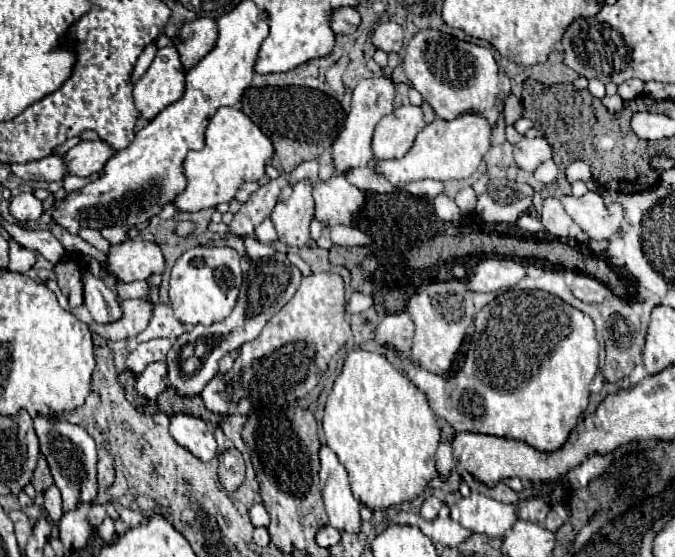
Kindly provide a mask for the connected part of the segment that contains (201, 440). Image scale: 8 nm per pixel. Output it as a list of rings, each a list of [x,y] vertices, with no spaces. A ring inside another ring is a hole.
[[[173,414],[169,432],[177,444],[187,448],[201,462],[209,462],[215,458],[217,444],[215,444],[213,428],[201,418],[189,414]]]

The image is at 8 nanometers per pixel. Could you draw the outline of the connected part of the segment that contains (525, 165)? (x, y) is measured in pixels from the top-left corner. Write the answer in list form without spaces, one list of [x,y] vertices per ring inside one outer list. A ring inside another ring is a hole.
[[[523,136],[517,144],[515,144],[515,162],[521,170],[527,172],[535,172],[537,166],[541,166],[545,160],[551,158],[551,146],[543,136],[537,138],[529,138]]]

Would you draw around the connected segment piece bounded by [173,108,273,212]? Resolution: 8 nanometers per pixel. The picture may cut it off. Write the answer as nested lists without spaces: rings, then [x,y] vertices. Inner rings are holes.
[[[219,108],[209,120],[205,132],[205,148],[189,152],[183,162],[183,174],[187,186],[173,200],[179,212],[201,212],[215,208],[221,202],[231,202],[239,186],[247,180],[259,180],[265,174],[265,164],[273,156],[269,138],[241,112],[235,108]]]

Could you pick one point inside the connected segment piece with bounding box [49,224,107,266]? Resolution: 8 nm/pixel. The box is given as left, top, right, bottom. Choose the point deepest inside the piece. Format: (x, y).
(73, 243)

